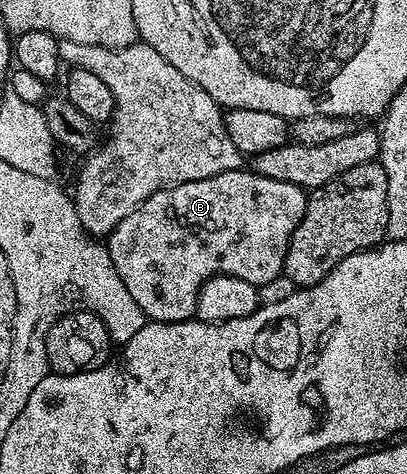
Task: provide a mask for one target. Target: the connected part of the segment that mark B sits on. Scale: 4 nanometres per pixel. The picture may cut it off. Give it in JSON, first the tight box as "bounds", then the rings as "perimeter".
{"bounds":[107,170,306,322],"perimeter":[[[252,170],[215,174],[211,178],[203,178],[195,182],[183,182],[151,194],[151,198],[147,198],[147,202],[143,202],[134,212],[127,214],[127,218],[123,218],[123,222],[119,222],[119,226],[115,226],[115,230],[109,233],[107,247],[116,273],[119,274],[120,278],[123,278],[123,286],[127,286],[131,298],[135,298],[135,302],[139,302],[139,310],[144,316],[150,321],[183,322],[194,319],[197,311],[198,290],[201,288],[202,282],[210,280],[213,276],[234,276],[235,278],[243,278],[243,282],[251,282],[260,286],[282,275],[285,270],[285,255],[289,249],[291,234],[295,234],[295,226],[299,226],[299,222],[303,218],[306,199],[306,189],[295,186],[291,182],[279,182],[275,178],[263,178]]]}

